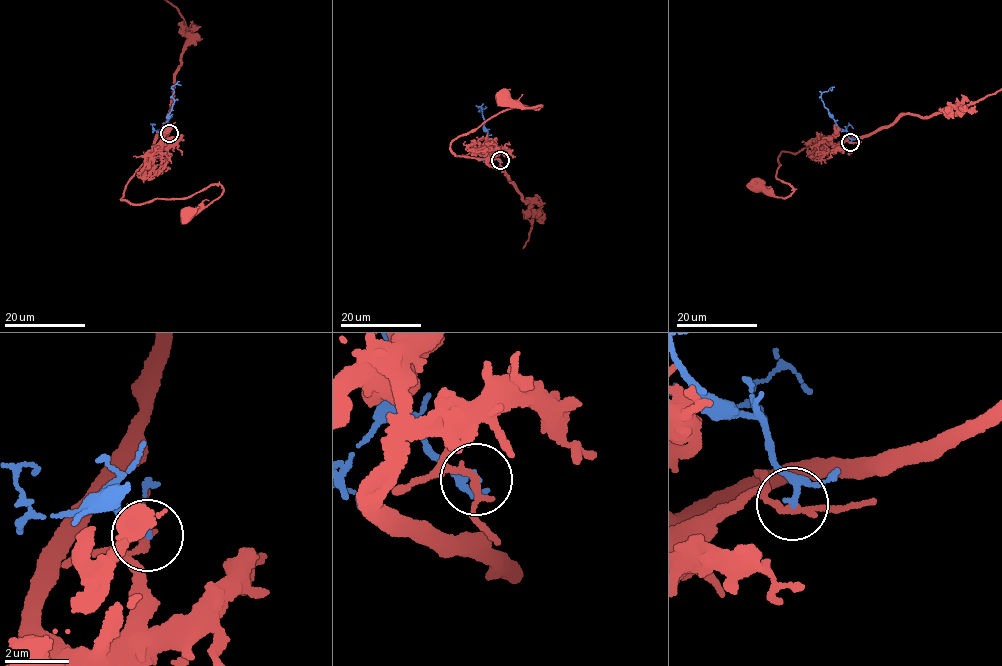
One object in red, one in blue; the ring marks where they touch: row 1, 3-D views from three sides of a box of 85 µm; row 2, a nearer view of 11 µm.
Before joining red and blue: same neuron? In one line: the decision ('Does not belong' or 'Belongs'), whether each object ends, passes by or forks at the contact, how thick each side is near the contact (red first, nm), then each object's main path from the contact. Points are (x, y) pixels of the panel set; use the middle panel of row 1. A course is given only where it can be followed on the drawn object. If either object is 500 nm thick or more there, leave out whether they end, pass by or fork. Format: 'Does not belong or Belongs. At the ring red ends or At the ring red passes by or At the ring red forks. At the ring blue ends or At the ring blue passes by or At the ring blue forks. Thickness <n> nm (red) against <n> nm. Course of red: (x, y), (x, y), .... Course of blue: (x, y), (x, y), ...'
Does not belong. At the ring red passes by. At the ring blue passes by. Thickness 200 nm (red) against 160 nm. Course of red: (500, 160), (489, 163), (484, 159), (454, 154), (451, 142), (503, 110), (542, 106), (525, 107), (504, 99). Course of blue: (500, 159), (491, 152), (478, 107), (480, 110), (485, 106)

